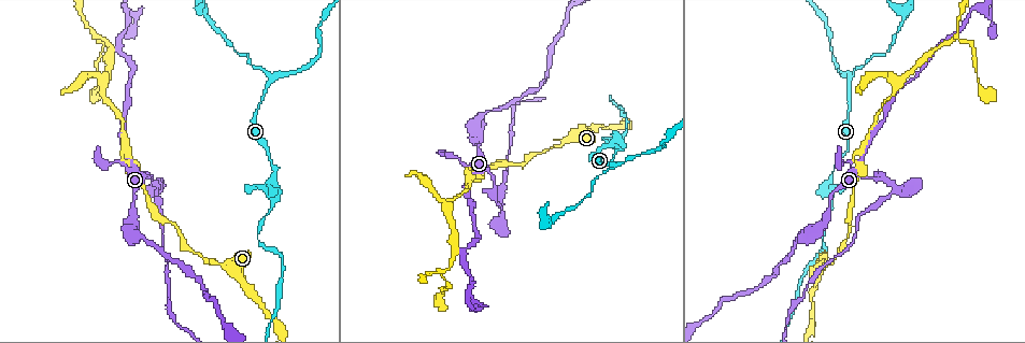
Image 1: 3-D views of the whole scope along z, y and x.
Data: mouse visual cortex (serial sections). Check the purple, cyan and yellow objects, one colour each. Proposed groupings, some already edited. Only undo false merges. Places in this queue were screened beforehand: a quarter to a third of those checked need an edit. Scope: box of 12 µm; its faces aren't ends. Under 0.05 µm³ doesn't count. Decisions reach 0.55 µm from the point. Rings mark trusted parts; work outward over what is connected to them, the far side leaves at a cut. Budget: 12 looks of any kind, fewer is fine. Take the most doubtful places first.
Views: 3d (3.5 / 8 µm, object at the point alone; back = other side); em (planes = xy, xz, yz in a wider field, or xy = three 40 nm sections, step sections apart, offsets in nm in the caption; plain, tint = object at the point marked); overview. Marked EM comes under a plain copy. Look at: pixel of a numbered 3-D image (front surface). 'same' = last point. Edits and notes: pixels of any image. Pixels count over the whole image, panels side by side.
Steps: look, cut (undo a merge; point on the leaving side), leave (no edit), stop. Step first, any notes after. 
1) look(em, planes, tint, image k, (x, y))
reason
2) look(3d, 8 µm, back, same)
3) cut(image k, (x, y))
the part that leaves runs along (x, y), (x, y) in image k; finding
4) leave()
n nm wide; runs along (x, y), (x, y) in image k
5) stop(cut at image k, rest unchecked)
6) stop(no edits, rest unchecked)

look(3d, 8 µm, image 1, (848, 79))

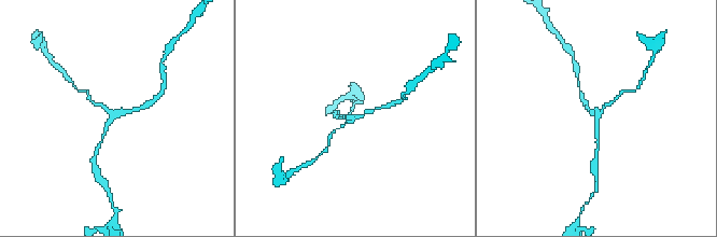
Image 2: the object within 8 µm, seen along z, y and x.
look(em, xy, step 1, tint, image 2, (353, 116))
3 arms; arms of 100, 150, 150 nm; need the tissue

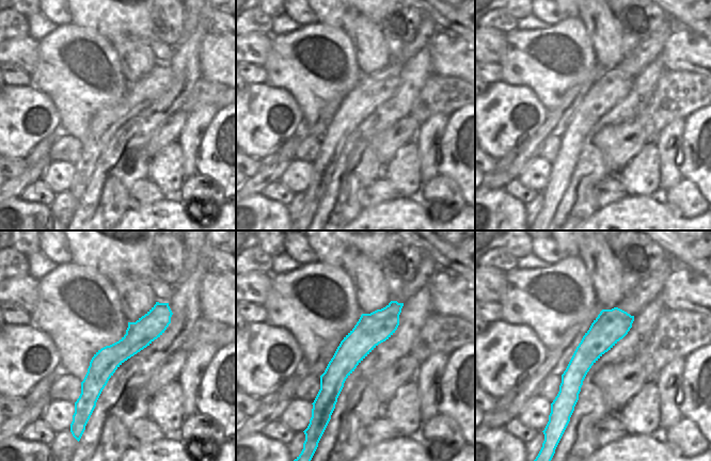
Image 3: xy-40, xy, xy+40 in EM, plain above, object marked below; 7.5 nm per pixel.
leave()
runs along (166, 305), (97, 376), (88, 414) in image 3; one cell here

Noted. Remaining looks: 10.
look(3d, 3.5 µm, image 1, (500, 209))

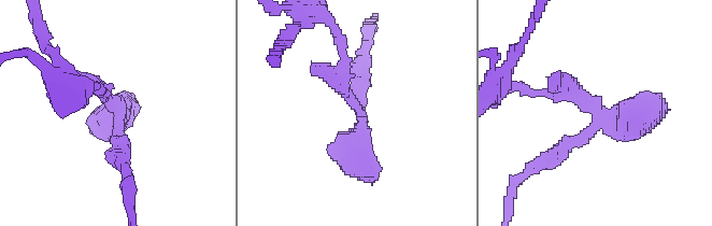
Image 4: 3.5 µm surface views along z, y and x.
look(em, xy, step 3, tint, image 4, (600, 116))

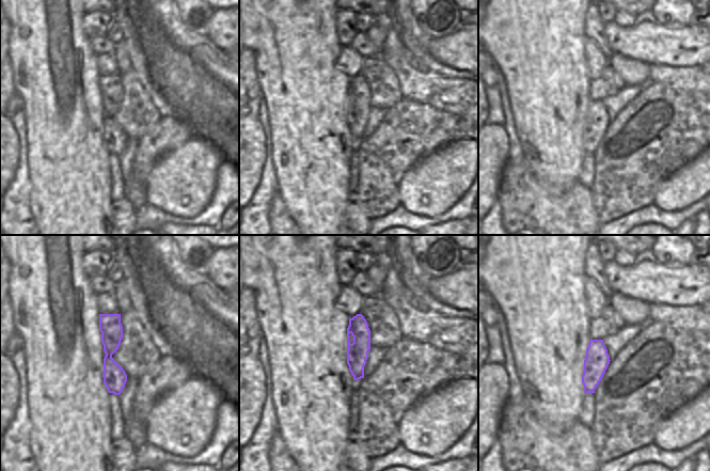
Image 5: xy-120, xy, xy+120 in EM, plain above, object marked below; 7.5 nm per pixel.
cut(image 4, (568, 144))
180 nm wide; border along (347, 351), (357, 356), (353, 376) in image 5; two cells meet here

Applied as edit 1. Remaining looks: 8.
look(overview)

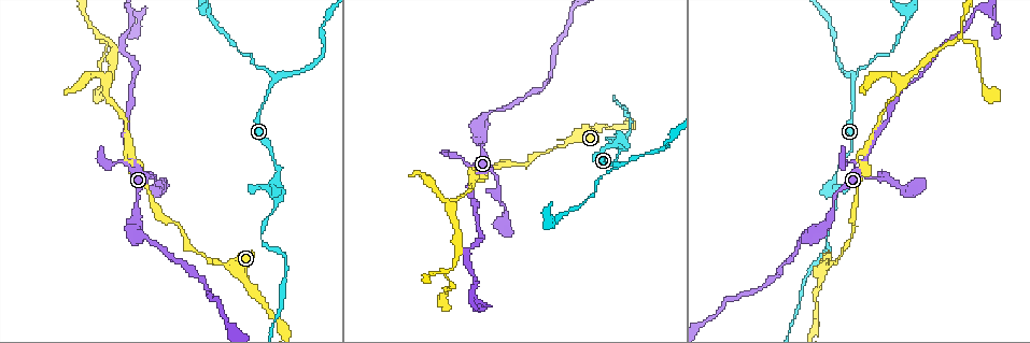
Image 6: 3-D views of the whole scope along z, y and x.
look(3d, 8 µm, image 6, (138, 22))

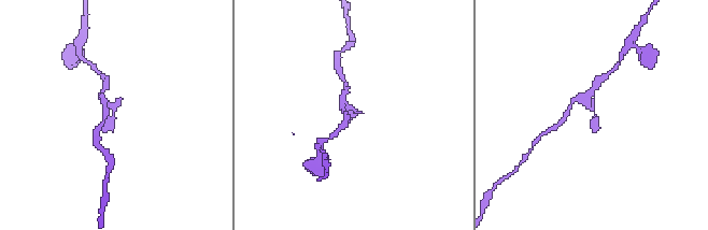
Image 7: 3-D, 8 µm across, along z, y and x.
look(em, planes, tint, image 7, (113, 115))
now the EM

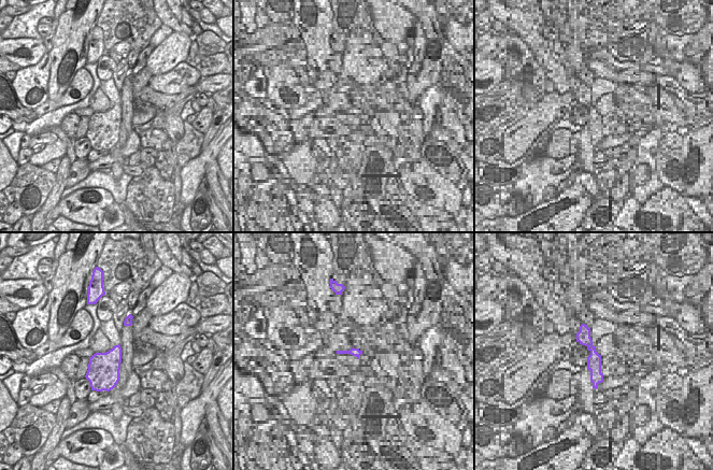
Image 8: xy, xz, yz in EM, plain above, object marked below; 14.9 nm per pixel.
leave()
runs along (575, 99), (593, 109), (593, 132) in image 7; all the same cell

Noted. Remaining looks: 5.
look(3d, 3.5 µm, image 6, (271, 248))
abrupt turn

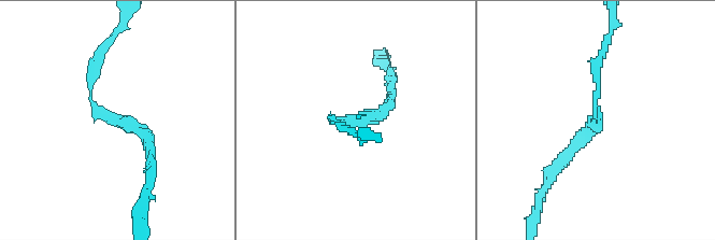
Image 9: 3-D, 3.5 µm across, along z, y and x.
look(em, xy, step 3, tint, image 9, (596, 119))
arms of 100, 150 nm

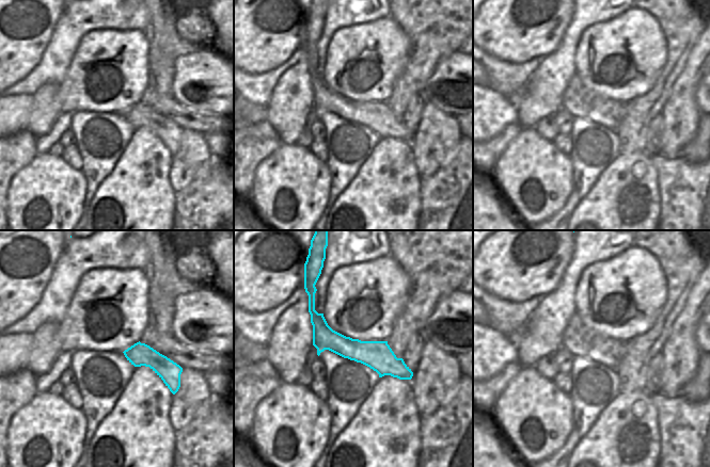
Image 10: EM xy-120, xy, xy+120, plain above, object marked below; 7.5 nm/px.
leave()
runs along (312, 293), (314, 316), (337, 343), (409, 375) in image 10; all the same cell

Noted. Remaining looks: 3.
look(em, planes, tint, image 6, (106, 84))
thick turns thin

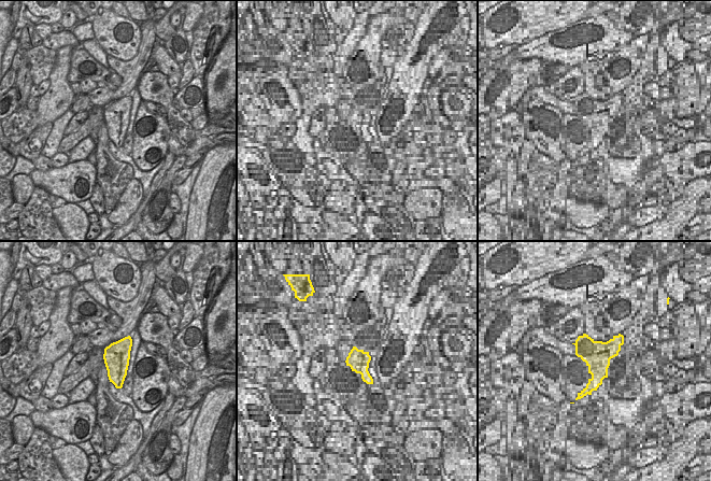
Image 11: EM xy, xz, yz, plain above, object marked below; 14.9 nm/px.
look(3d, 3.5 µm, same)

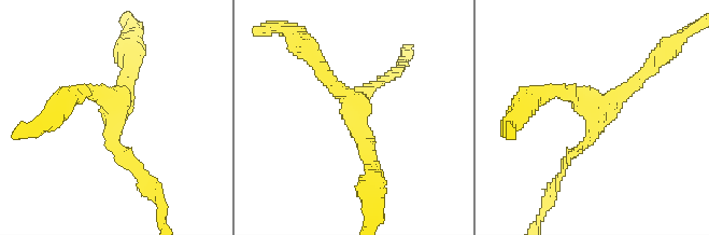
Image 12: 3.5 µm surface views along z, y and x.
leave()
arms of 150, 200, 200 nm; all the same cell

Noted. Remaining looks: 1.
stop(cut at image 4, rest unchecked)

